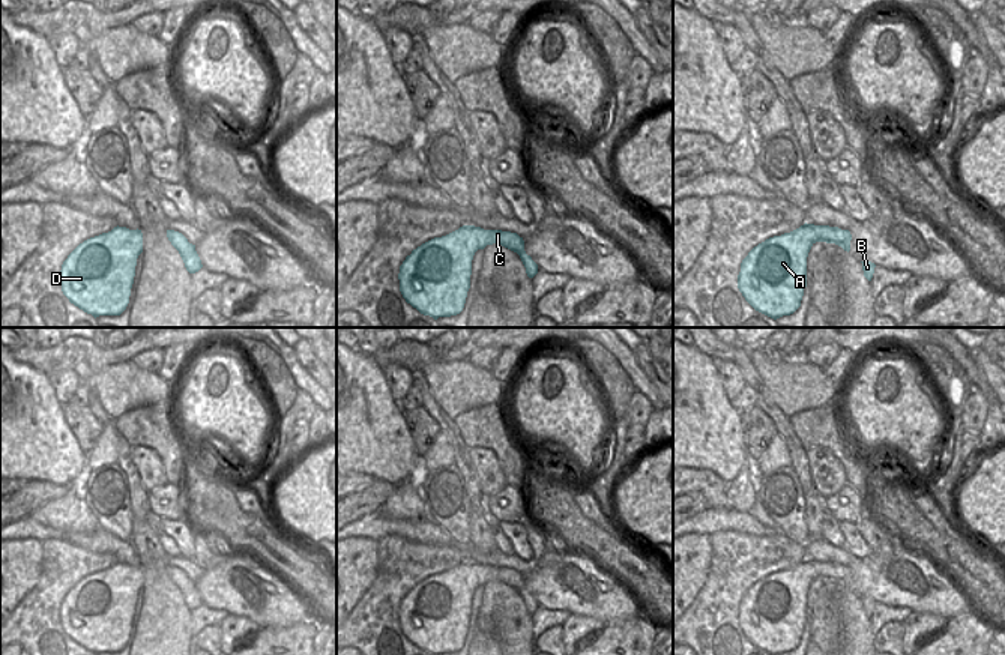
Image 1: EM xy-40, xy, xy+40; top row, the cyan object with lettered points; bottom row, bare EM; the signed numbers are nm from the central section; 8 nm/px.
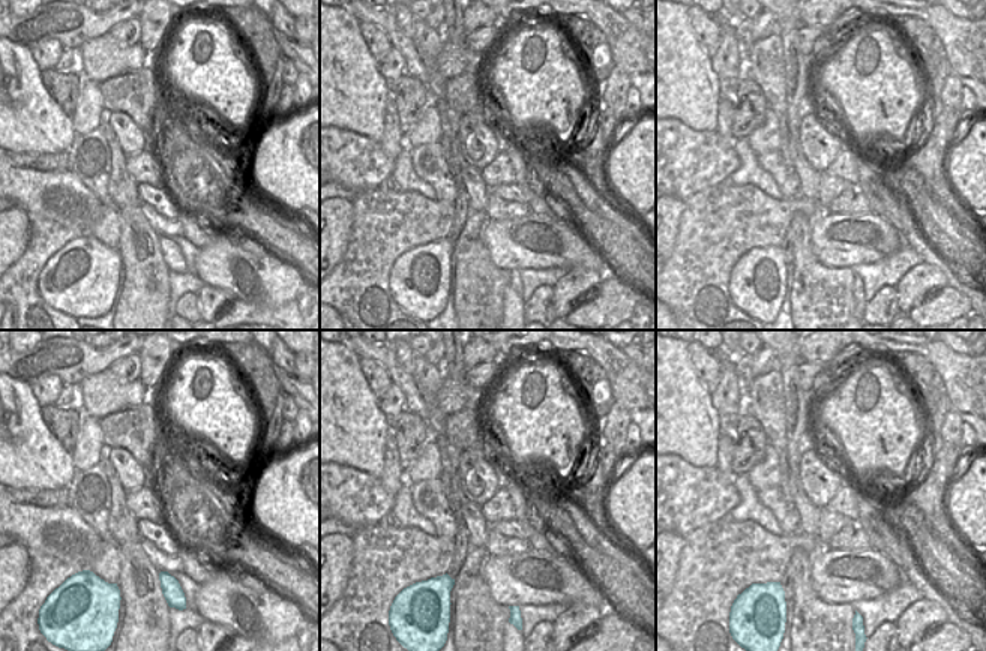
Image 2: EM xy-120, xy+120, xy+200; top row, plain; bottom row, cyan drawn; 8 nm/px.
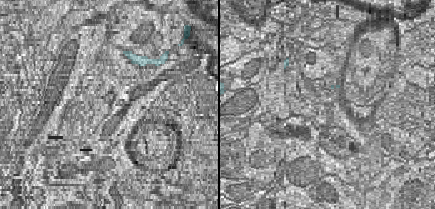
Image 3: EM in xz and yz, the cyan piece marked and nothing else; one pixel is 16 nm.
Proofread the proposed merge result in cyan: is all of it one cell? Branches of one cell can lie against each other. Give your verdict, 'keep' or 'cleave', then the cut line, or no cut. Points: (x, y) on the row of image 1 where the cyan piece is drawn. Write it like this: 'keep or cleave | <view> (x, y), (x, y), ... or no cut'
keep | no cut

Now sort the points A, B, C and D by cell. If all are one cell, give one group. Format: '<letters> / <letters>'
A B C D

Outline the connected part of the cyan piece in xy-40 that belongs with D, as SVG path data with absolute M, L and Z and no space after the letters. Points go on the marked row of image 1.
M114 227L80 243L63 261L59 282L71 303L95 318L120 315L131 296L141 230Z

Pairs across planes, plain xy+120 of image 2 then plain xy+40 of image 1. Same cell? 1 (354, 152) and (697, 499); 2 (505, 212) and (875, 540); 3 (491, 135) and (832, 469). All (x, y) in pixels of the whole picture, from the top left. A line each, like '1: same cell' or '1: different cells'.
1: different cells
2: different cells
3: same cell

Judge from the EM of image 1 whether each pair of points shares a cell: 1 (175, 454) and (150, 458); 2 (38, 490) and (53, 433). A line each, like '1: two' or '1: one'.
1: two
2: two

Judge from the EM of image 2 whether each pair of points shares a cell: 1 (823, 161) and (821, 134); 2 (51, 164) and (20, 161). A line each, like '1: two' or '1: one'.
1: one
2: one

